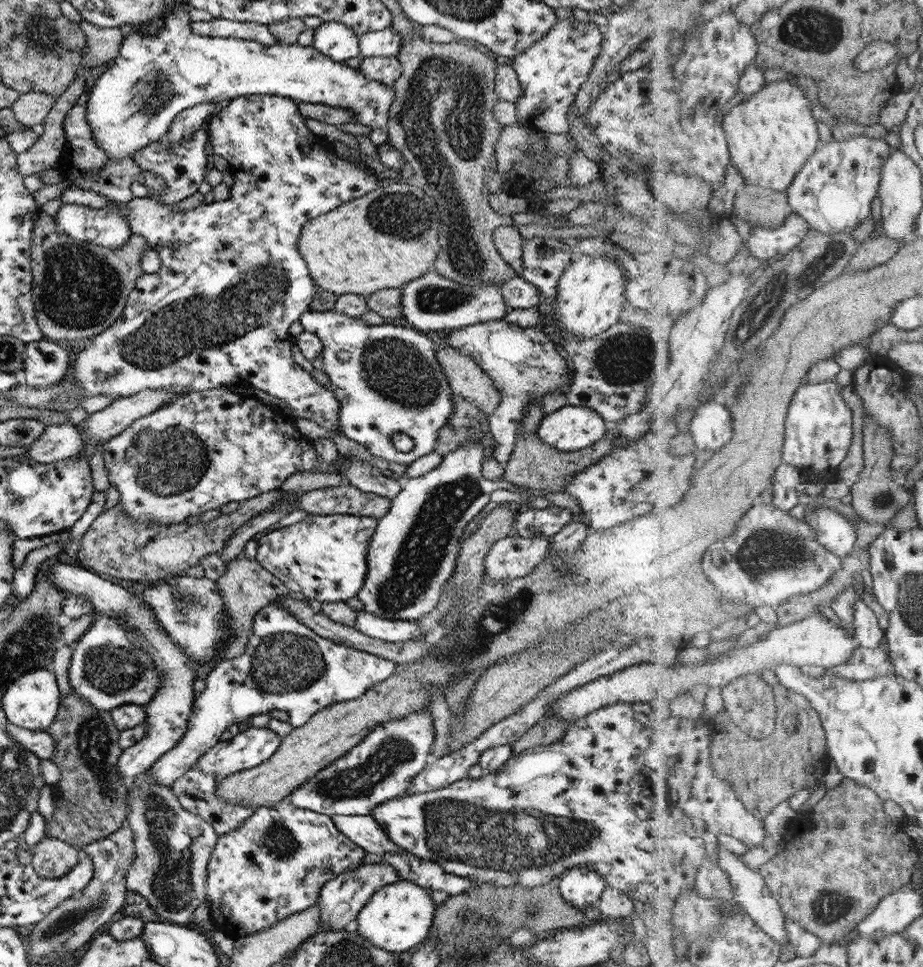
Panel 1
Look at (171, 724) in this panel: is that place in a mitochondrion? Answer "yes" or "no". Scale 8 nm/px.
no

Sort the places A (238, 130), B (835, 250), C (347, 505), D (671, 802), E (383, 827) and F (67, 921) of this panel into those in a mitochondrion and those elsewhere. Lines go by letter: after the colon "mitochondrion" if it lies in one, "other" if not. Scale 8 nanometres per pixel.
A: other
B: mitochondrion
C: other
D: other
E: other
F: mitochondrion

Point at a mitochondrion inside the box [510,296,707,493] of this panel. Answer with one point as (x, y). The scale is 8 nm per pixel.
(623, 359)

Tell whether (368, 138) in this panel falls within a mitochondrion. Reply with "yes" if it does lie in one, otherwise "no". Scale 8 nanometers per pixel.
no

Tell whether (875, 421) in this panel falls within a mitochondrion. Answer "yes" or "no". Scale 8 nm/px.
no

